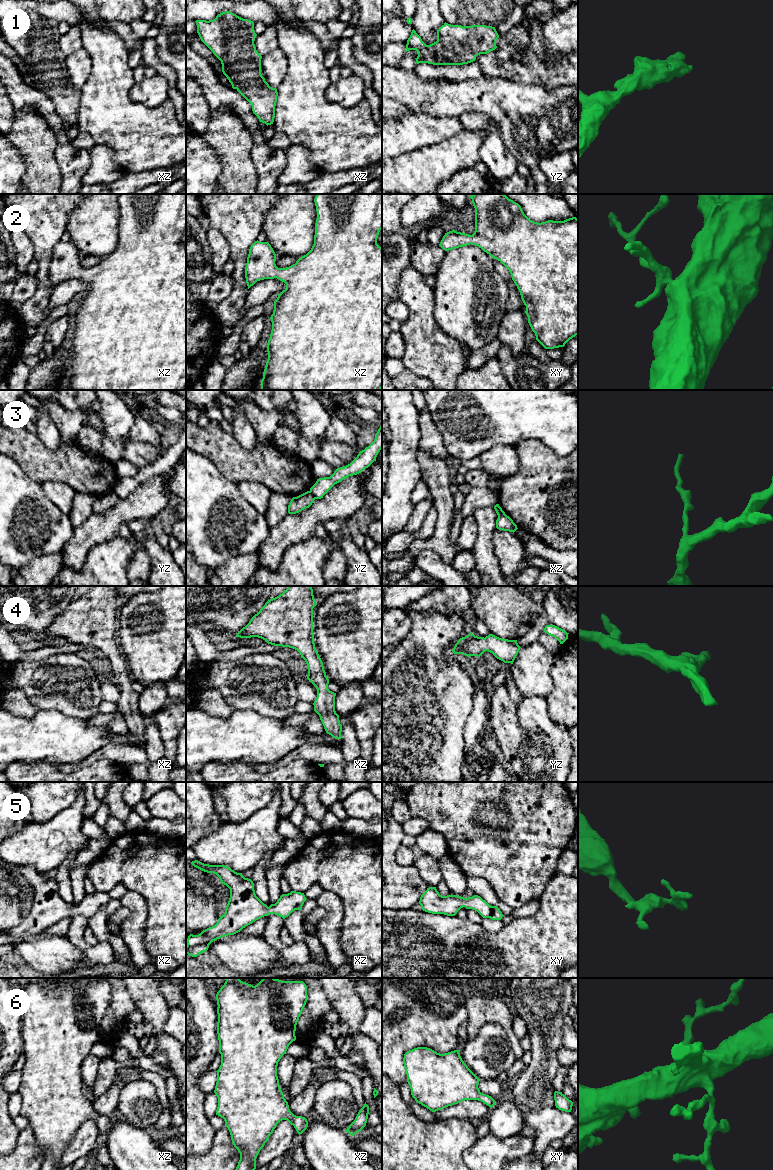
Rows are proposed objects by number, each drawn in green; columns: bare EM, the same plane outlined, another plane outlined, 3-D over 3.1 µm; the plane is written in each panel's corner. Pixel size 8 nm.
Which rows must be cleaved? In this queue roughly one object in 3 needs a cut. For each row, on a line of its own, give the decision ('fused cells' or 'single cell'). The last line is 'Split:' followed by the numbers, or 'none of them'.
1: single cell
2: single cell
3: fused cells
4: single cell
5: single cell
6: single cell
Split: 3

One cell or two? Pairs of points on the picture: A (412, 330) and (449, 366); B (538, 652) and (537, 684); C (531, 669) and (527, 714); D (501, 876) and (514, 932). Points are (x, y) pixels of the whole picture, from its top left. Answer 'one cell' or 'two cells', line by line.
A: one cell
B: one cell
C: two cells
D: two cells

